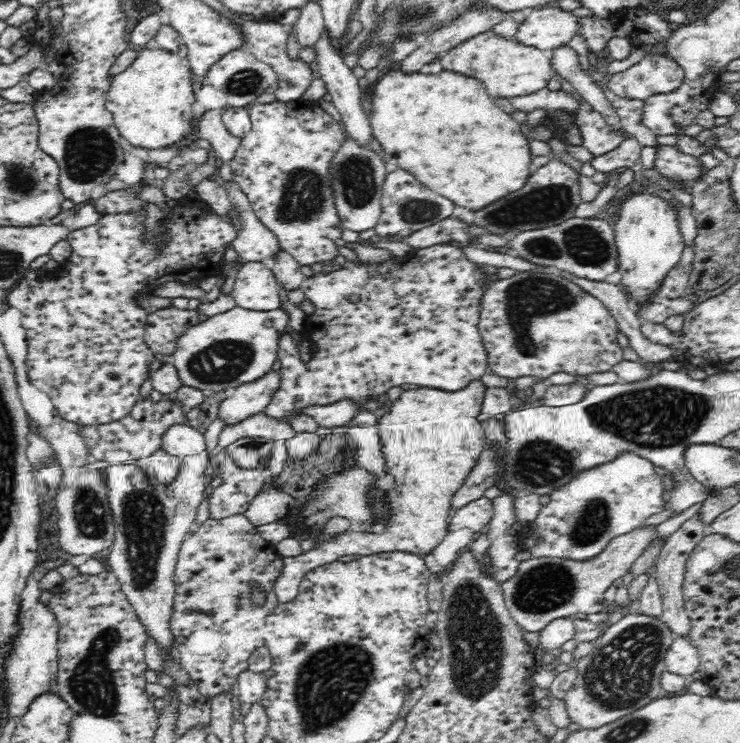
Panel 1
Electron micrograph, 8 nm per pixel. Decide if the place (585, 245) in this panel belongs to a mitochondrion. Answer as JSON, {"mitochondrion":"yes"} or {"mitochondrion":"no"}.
{"mitochondrion":"yes"}

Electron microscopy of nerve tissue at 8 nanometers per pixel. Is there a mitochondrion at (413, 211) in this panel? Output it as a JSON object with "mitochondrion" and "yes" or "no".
{"mitochondrion":"yes"}

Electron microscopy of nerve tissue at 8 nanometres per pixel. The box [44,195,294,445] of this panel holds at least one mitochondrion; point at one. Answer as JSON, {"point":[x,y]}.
{"point":[226,359]}

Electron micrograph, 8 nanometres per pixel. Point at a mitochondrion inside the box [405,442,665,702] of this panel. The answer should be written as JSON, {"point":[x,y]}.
{"point":[475,633]}

